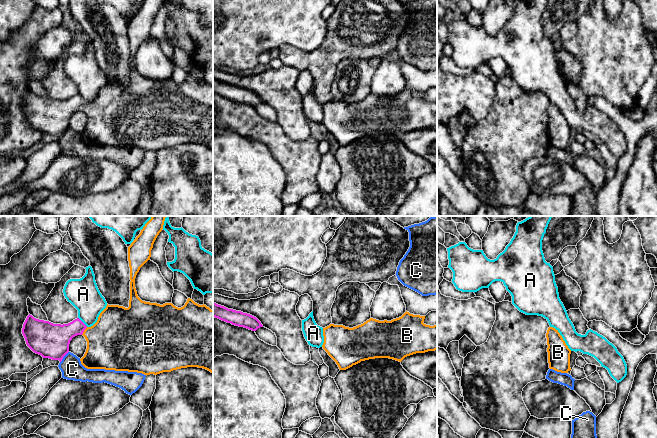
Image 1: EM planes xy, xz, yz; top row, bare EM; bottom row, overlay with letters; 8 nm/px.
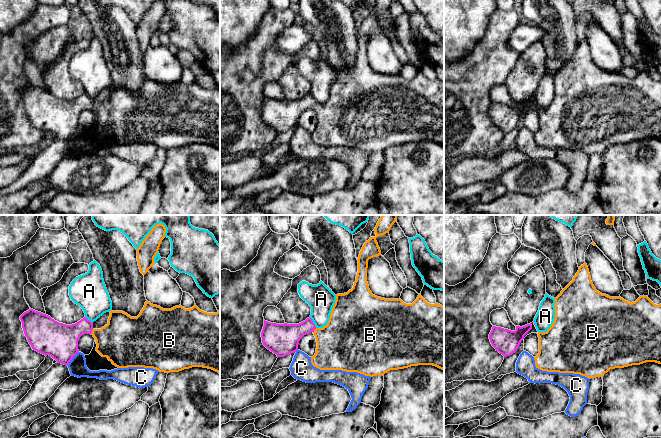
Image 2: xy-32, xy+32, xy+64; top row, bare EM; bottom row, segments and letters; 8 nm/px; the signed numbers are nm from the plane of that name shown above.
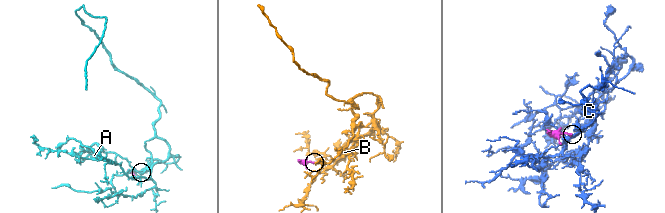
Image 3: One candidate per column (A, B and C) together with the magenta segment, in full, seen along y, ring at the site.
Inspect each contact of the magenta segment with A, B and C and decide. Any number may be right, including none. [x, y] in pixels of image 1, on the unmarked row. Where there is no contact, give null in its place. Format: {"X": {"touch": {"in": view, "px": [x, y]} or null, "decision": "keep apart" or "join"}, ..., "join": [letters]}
{"A": {"touch": {"in": "xy", "px": [82, 98]}, "decision": "keep apart"}, "B": {"touch": {"in": "xy", "px": [83, 107]}, "decision": "join"}, "C": {"touch": {"in": "xy", "px": [63, 132]}, "decision": "keep apart"}, "join": ["B"]}

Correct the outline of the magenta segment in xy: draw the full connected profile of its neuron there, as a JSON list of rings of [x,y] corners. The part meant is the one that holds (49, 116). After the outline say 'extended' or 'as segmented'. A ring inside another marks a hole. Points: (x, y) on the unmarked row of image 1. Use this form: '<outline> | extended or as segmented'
[[[145,0],[140,10],[128,23],[130,43],[129,83],[108,81],[97,98],[87,103],[79,94],[68,100],[53,100],[28,91],[22,104],[27,122],[43,134],[62,137],[69,128],[73,113],[83,111],[87,125],[80,135],[87,145],[105,145],[137,148],[144,151],[160,150],[173,146],[198,143],[213,149],[213,86],[188,74],[181,84],[172,79],[163,81],[142,77],[135,64],[135,54],[140,44],[151,33],[153,20],[164,0]]] | extended

